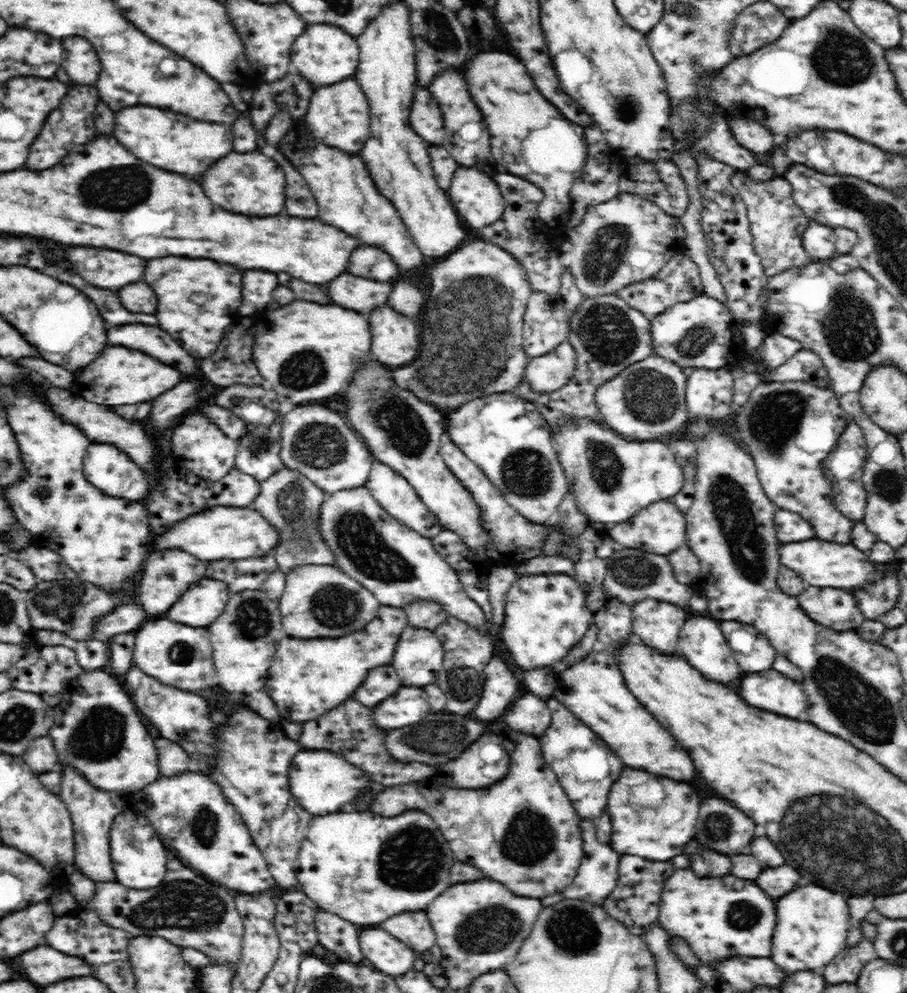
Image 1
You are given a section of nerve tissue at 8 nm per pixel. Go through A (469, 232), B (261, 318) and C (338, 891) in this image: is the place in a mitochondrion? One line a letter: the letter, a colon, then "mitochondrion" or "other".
A: other
B: other
C: other

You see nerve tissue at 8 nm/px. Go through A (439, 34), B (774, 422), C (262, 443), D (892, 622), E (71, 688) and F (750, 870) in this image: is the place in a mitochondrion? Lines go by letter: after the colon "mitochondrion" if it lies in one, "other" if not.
A: mitochondrion
B: mitochondrion
C: mitochondrion
D: other
E: other
F: other

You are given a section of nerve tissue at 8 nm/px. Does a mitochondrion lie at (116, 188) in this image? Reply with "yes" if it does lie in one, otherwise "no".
yes

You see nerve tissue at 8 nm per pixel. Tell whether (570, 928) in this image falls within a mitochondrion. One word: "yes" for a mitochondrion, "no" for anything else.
yes

